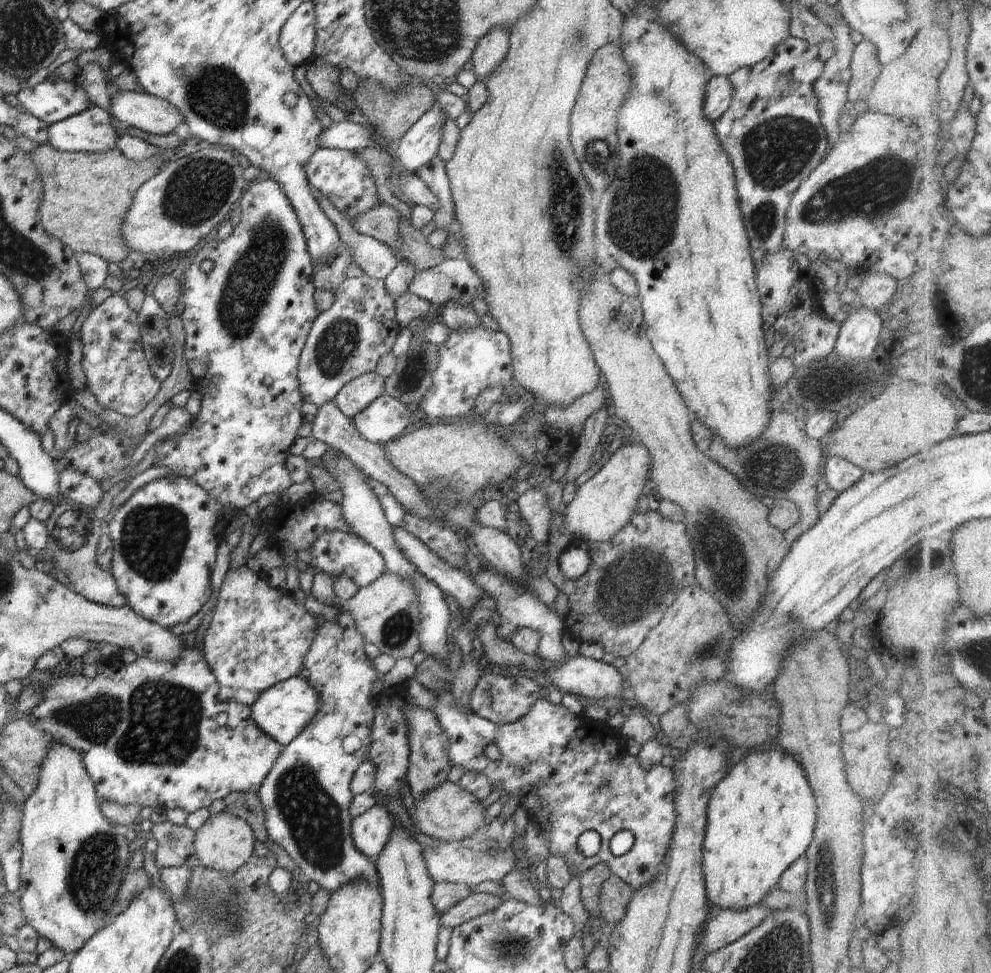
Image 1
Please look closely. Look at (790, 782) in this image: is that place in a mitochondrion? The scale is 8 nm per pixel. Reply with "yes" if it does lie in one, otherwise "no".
no

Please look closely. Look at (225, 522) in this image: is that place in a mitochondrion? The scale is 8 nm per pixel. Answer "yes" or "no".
no

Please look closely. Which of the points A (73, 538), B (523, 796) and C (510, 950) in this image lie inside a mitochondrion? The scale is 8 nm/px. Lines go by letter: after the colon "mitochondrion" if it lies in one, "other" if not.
A: mitochondrion
B: other
C: mitochondrion

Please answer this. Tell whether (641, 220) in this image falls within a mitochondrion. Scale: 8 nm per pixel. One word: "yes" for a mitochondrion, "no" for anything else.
yes

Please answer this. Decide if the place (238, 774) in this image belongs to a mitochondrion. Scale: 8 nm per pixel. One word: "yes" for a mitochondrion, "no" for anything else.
no

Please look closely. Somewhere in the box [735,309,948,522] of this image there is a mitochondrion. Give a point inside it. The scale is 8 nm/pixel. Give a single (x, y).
(774, 464)

